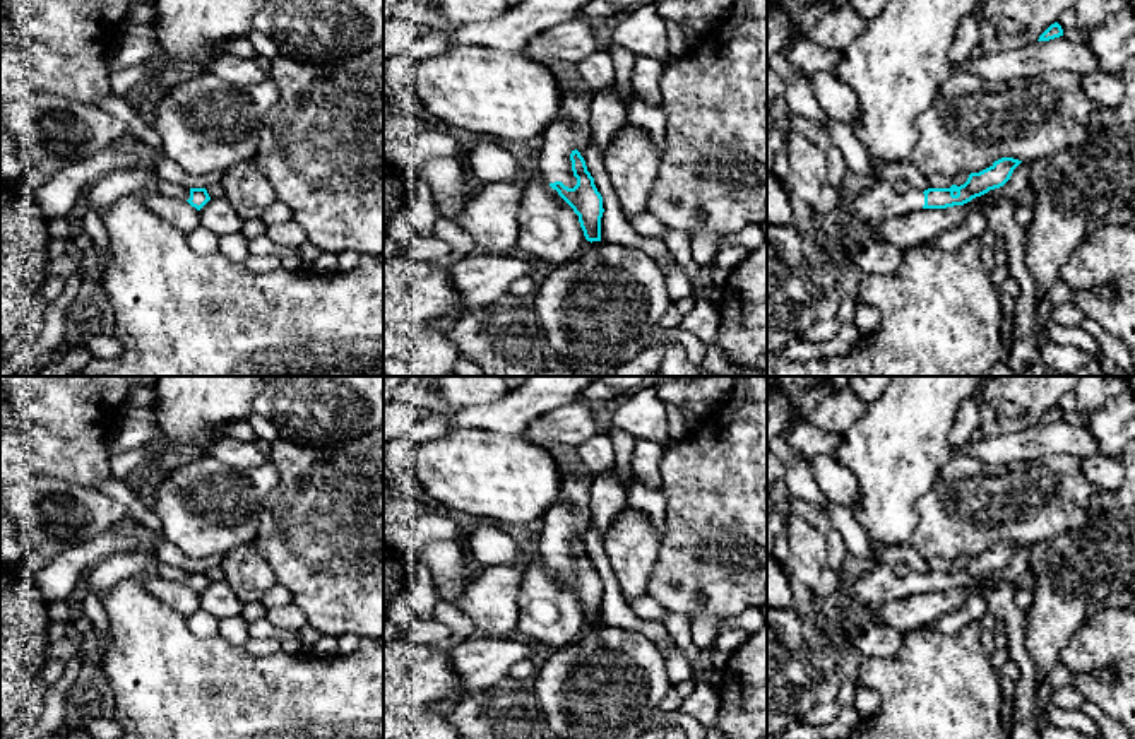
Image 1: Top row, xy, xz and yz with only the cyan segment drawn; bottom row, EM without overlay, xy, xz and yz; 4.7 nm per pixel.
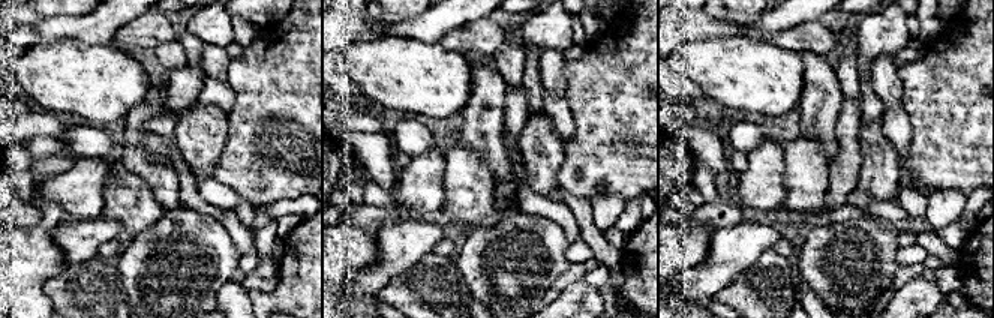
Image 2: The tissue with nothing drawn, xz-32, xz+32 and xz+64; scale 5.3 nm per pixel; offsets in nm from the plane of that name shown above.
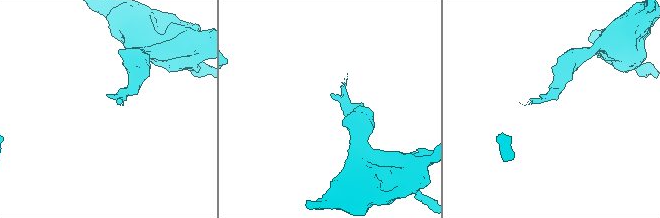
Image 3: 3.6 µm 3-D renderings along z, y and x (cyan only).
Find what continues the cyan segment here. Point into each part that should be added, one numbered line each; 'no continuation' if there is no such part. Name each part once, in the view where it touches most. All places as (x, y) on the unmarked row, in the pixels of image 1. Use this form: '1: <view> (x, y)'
1: xz (572, 512)

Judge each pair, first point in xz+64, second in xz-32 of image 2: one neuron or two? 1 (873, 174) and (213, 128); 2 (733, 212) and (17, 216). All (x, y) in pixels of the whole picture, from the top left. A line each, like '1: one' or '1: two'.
1: one
2: one

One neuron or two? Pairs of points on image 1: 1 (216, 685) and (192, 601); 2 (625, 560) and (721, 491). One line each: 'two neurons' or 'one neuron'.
1: two neurons
2: two neurons

